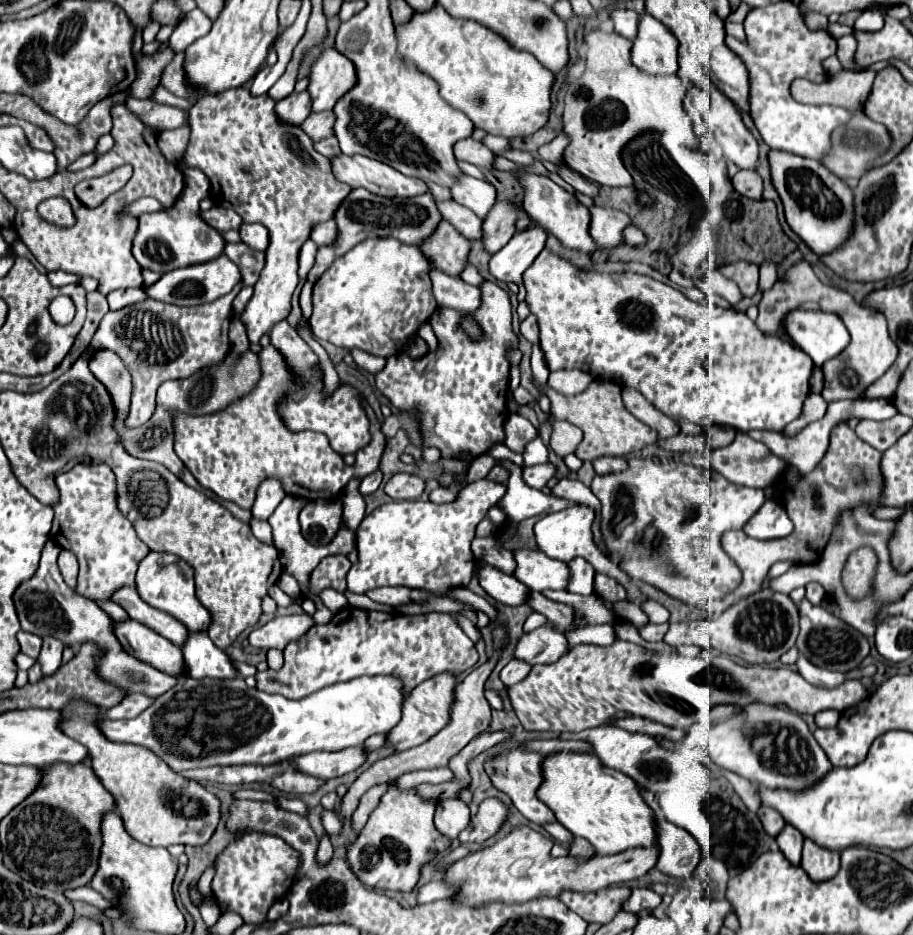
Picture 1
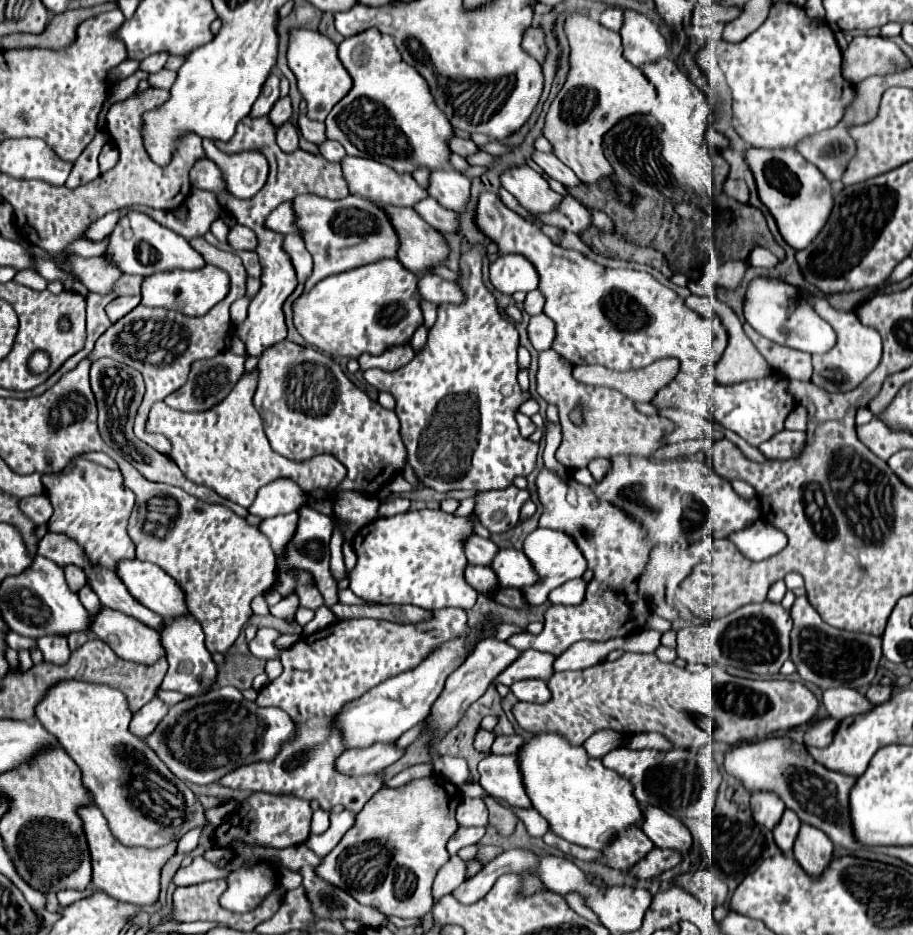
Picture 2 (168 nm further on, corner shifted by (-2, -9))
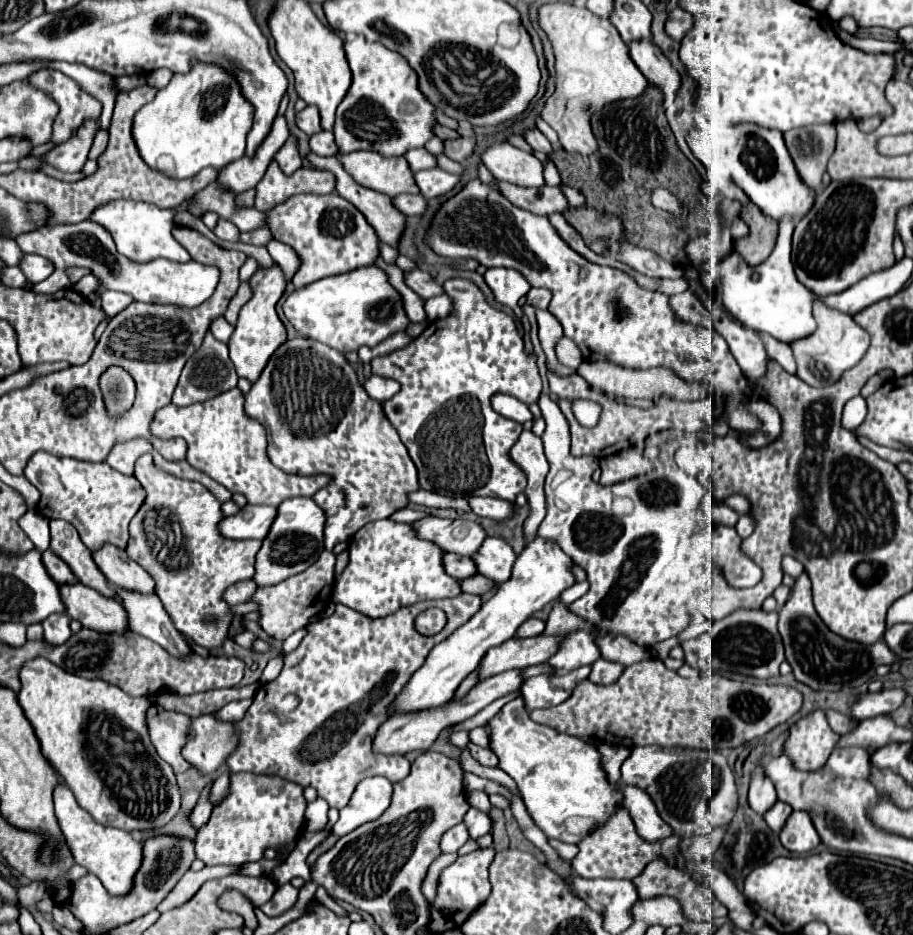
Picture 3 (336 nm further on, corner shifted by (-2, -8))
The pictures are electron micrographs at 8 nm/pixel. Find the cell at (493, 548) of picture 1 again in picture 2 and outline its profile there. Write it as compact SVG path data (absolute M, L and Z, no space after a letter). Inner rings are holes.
M472 535L466 541L466 559L472 565L490 565L496 553L498 553L498 547L490 539Z

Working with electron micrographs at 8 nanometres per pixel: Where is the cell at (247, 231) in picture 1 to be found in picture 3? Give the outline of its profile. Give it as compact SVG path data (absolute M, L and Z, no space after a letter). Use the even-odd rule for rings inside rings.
M224 218L218 220L218 224L216 224L216 228L214 228L214 234L216 234L218 238L222 238L222 240L228 240L228 242L238 242L238 240L240 240L240 230L238 230L238 226L234 226L230 220L224 220Z

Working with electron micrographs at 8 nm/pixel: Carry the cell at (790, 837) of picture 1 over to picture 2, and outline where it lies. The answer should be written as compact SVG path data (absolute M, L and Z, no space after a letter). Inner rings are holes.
M786 809L782 813L782 819L778 821L778 827L774 827L774 839L776 839L778 847L784 853L790 853L792 851L792 845L794 845L794 839L798 835L798 829L800 829L798 815L794 815L794 811Z

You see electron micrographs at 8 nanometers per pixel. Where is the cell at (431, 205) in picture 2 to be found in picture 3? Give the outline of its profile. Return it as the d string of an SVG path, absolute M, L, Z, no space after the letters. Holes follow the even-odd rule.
M400 194L398 198L392 198L392 202L398 206L398 210L402 210L406 216L422 216L428 208L428 202L418 194Z

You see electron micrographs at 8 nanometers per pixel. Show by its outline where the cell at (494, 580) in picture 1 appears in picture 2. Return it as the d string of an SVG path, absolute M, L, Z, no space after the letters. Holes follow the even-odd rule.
M466 565L466 581L482 595L490 595L498 585L498 579L490 567Z

